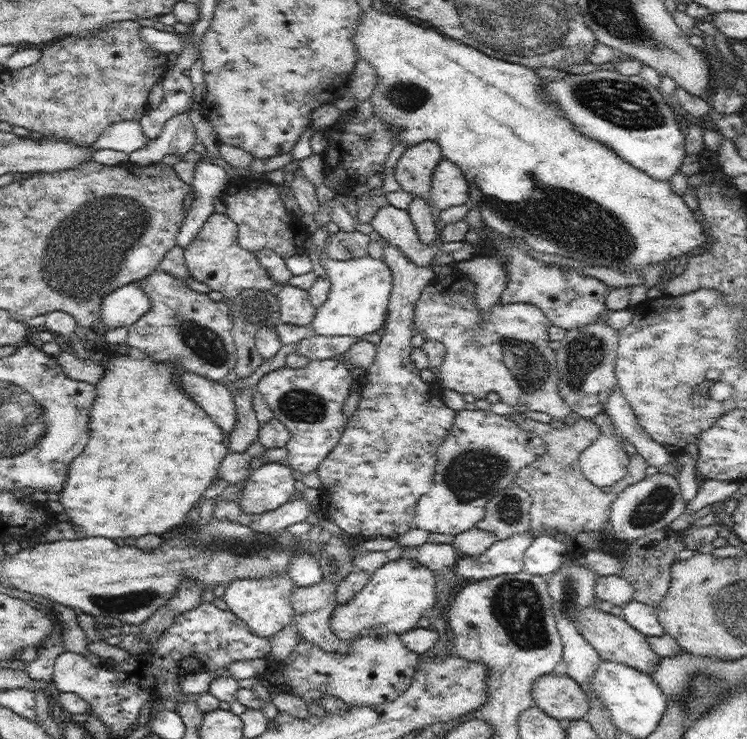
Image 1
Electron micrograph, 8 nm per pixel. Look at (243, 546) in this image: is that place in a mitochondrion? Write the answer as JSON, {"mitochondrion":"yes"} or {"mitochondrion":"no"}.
{"mitochondrion":"yes"}

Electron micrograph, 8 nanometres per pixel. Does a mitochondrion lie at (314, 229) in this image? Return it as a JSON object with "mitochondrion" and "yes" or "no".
{"mitochondrion":"no"}

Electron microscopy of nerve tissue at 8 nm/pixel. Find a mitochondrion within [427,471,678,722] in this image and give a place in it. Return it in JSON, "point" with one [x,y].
{"point":[517,606]}

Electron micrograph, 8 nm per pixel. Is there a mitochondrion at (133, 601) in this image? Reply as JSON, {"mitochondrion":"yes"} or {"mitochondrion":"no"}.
{"mitochondrion":"yes"}

